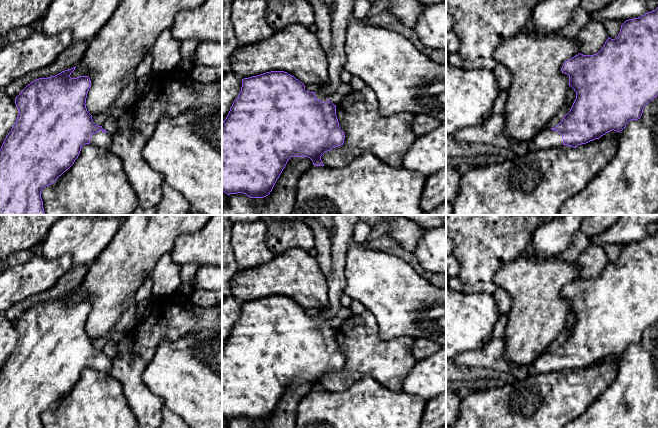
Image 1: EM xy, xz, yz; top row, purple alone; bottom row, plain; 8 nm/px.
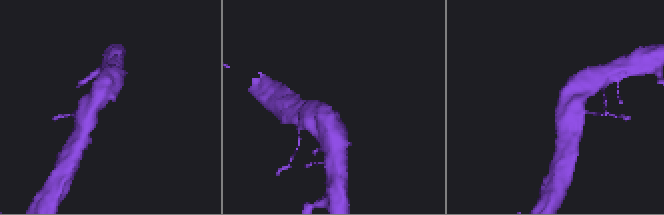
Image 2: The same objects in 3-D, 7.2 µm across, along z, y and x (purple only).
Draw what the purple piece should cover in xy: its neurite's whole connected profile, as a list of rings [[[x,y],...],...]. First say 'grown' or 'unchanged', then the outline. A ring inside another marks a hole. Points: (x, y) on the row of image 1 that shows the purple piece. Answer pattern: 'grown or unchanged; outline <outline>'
grown; outline [[[76,66],[55,76],[36,79],[16,97],[15,104],[19,114],[0,149],[0,215],[45,215],[42,189],[53,184],[74,164],[82,146],[92,144],[110,149],[113,136],[93,122],[92,115],[86,108],[91,80],[88,76],[71,78],[75,68]]]

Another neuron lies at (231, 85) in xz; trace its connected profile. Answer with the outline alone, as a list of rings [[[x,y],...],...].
[[[222,0],[222,123],[242,87],[242,79],[235,75],[230,64],[230,57],[238,46],[231,20],[232,2]]]

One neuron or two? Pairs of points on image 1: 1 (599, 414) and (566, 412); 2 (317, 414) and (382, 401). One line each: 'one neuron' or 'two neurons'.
1: two neurons
2: one neuron

